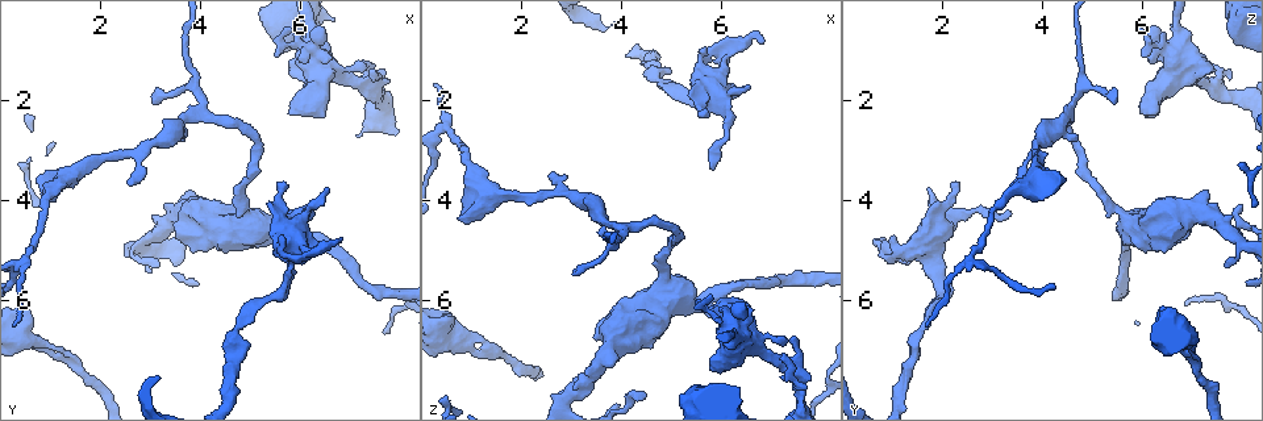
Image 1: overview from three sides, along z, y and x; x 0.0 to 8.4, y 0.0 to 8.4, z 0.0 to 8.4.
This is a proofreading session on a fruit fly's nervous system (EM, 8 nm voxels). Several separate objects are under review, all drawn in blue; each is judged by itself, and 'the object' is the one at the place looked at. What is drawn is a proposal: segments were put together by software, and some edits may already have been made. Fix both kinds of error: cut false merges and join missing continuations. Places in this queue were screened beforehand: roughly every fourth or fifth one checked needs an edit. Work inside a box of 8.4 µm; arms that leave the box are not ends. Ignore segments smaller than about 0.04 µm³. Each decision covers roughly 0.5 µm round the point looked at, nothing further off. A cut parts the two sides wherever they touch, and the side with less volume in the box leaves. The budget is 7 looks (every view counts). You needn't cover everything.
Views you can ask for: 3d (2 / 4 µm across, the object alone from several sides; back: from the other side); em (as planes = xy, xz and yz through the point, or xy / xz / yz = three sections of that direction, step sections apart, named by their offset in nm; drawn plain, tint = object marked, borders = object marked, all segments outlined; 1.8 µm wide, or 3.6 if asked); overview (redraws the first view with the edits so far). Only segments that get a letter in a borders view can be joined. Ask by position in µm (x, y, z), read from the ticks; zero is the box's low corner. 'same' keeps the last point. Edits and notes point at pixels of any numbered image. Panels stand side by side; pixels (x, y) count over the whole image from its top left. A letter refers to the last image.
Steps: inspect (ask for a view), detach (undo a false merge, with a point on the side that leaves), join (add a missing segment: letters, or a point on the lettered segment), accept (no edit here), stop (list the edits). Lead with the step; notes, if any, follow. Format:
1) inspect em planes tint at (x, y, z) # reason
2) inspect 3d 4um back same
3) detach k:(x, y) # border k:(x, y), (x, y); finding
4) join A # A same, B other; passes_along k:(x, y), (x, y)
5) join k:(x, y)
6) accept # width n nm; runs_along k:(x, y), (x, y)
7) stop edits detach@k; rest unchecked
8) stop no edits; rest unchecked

inspect em planes borders at (2.55, 3.65, 3.45) # thin end

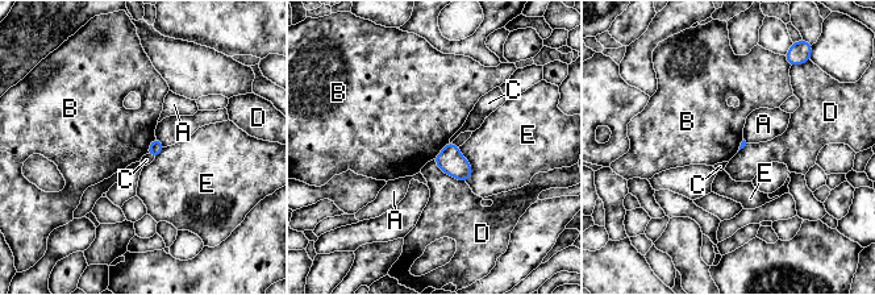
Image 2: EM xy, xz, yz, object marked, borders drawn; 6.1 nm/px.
accept # longest_contact D 240 nm; A other, B other, C other, D other, E other; border 2:(449, 141), (433, 158); none of them fits

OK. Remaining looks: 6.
inspect em planes borders at (5.65, 3.65, 2.25) # tapers out

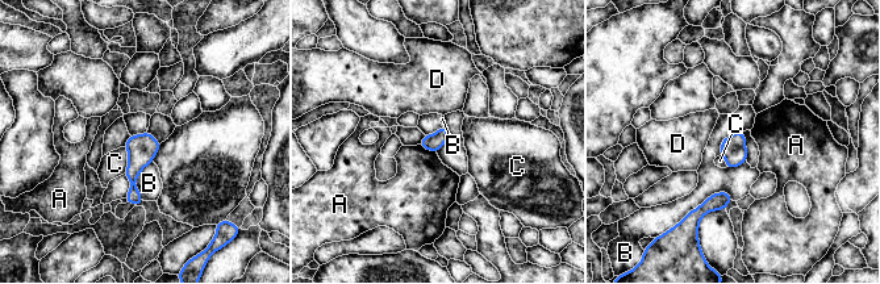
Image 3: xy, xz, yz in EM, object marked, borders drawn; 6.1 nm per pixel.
accept # A other, B other, C other, D other; border 3:(733, 199), (714, 192), (685, 216); none of them fits

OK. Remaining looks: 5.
inspect 3d 4um at (5.90, 5.15, 0.80) # branch stops here

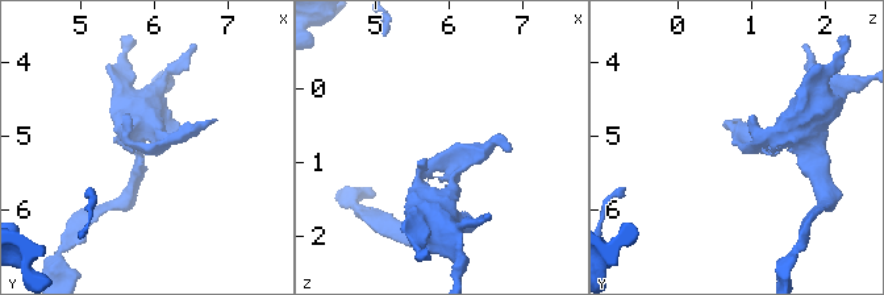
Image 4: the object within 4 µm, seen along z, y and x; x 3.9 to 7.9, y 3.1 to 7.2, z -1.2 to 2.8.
inspect em planes borders at (5.95, 5.15, 0.80) # need the tissue

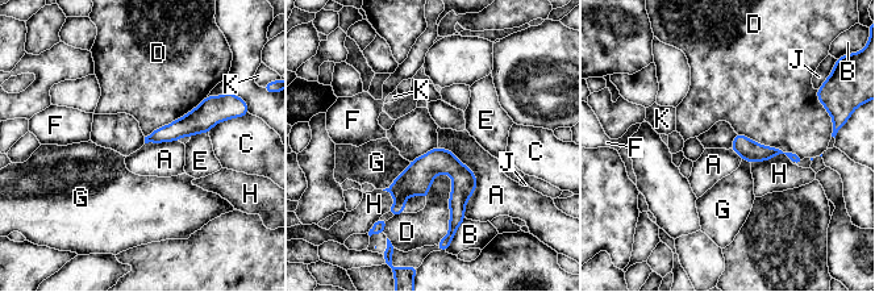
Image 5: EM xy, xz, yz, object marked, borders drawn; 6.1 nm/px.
accept # A other, B other, C other, D other, E other, F other, G other, H other, J other, K other; border 5:(437, 146), (475, 176), (466, 217); no lettered segment goes on from it

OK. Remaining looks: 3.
stop no edits; rest unchecked

